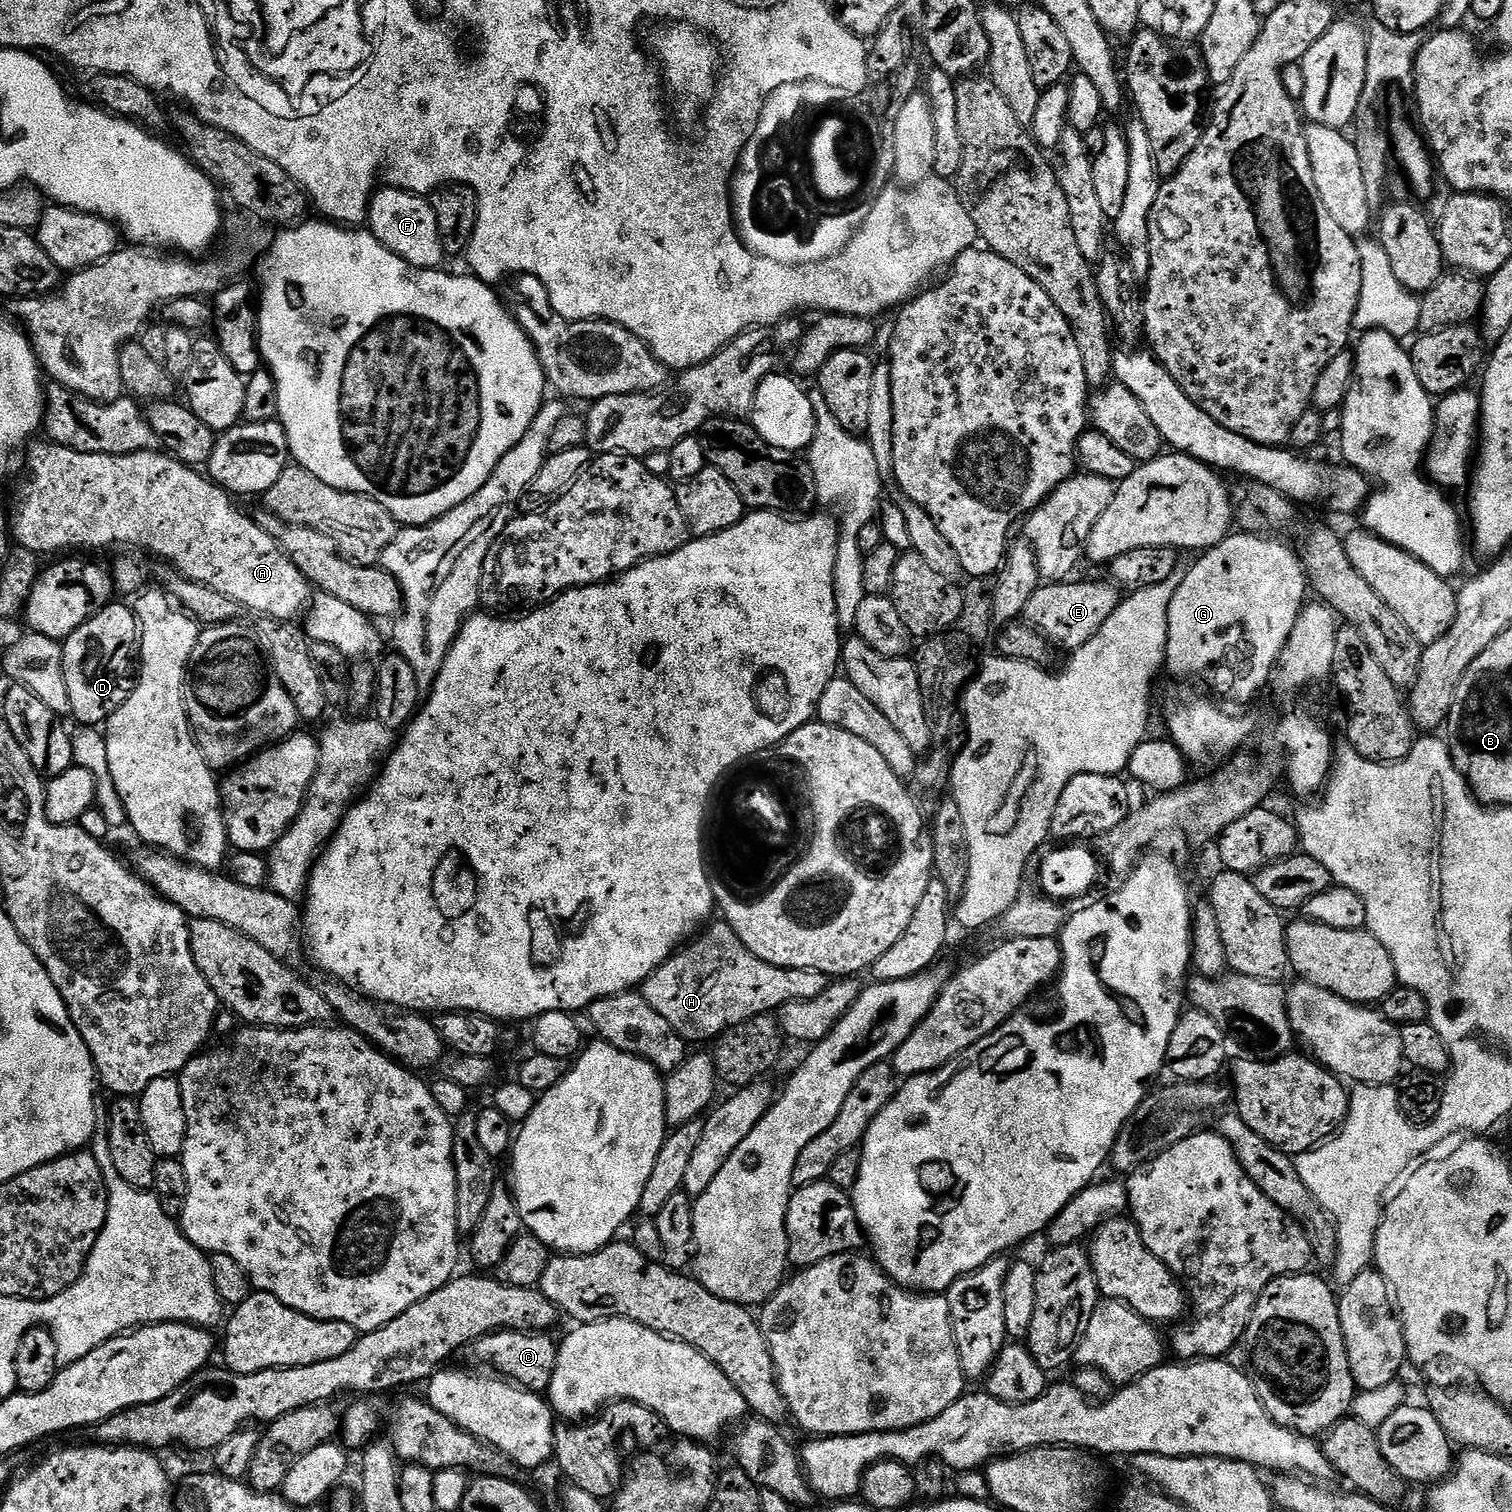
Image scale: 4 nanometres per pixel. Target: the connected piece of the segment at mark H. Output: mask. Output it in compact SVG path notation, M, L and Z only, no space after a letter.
M723 922L711 924L691 942L673 952L642 985L646 1002L650 1002L650 1006L674 1026L685 1042L715 1041L730 1026L738 1026L738 1022L746 1022L755 1016L775 1013L786 1002L815 998L830 983L827 974L818 970L783 968L762 962L758 954L746 950L742 938L734 934L730 925Z

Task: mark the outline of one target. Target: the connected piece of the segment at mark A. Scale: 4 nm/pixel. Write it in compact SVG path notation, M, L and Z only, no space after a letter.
M51 442L43 443L33 443L23 453L23 455L25 454L24 481L21 482L20 489L16 492L16 501L10 504L10 532L19 547L37 554L45 554L44 552L68 554L71 553L68 552L71 548L112 548L115 544L129 544L132 548L149 548L154 555L161 556L164 560L169 560L180 571L177 573L183 579L193 580L199 584L210 586L210 590L218 590L218 594L226 594L226 598L230 598L235 604L239 604L241 609L248 611L249 608L252 612L261 612L259 614L261 617L269 620L286 620L292 622L307 609L310 603L310 585L306 577L298 570L298 566L294 566L291 558L280 548L279 542L274 538L270 538L270 534L266 534L266 530L262 530L262 526L258 526L256 519L251 515L247 516L236 505L239 503L229 493L225 492L220 485L213 484L211 479L203 471L183 464L175 456L170 456L163 450L135 452L134 454L115 456L114 454L86 454L78 450L70 450L61 444Z

